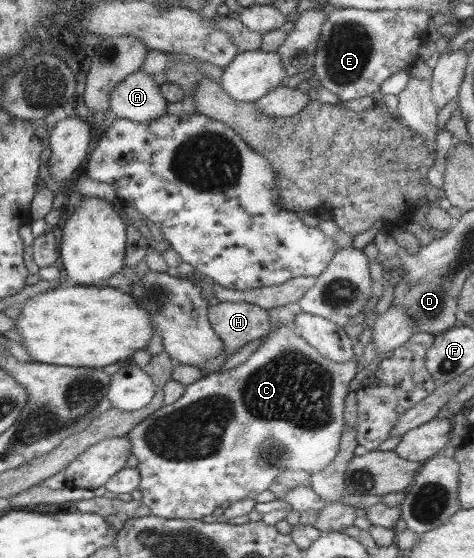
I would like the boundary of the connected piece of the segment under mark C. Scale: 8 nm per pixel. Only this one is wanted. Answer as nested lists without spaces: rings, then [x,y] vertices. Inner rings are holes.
[[[279,324],[278,326],[273,327],[273,331],[268,332],[267,339],[253,352],[248,358],[246,362],[243,362],[242,365],[239,365],[233,369],[229,369],[225,372],[217,371],[216,373],[211,373],[208,375],[203,375],[201,379],[199,379],[194,384],[191,384],[185,388],[184,394],[177,400],[174,404],[170,406],[163,406],[159,408],[158,412],[153,412],[148,418],[145,418],[142,422],[139,422],[127,435],[126,438],[131,442],[131,453],[139,459],[139,464],[137,464],[137,469],[139,470],[141,481],[139,485],[139,490],[142,492],[142,501],[145,503],[145,506],[149,507],[150,514],[154,514],[155,516],[160,516],[161,518],[168,519],[195,519],[195,520],[203,520],[204,516],[212,515],[213,510],[215,508],[219,508],[219,506],[223,506],[225,503],[229,502],[229,504],[234,503],[236,500],[243,500],[243,498],[255,498],[257,494],[263,492],[263,490],[267,490],[271,484],[275,481],[277,476],[280,476],[283,472],[287,470],[295,470],[309,472],[310,475],[315,472],[322,472],[334,459],[337,455],[337,452],[340,448],[341,443],[341,434],[343,431],[344,422],[344,405],[346,397],[348,396],[348,387],[349,383],[355,376],[357,376],[357,372],[360,372],[357,367],[357,358],[355,355],[351,357],[351,359],[347,360],[346,363],[338,363],[334,360],[329,360],[327,357],[324,357],[314,346],[311,346],[302,336],[299,336],[295,331],[294,325],[285,325]]]

